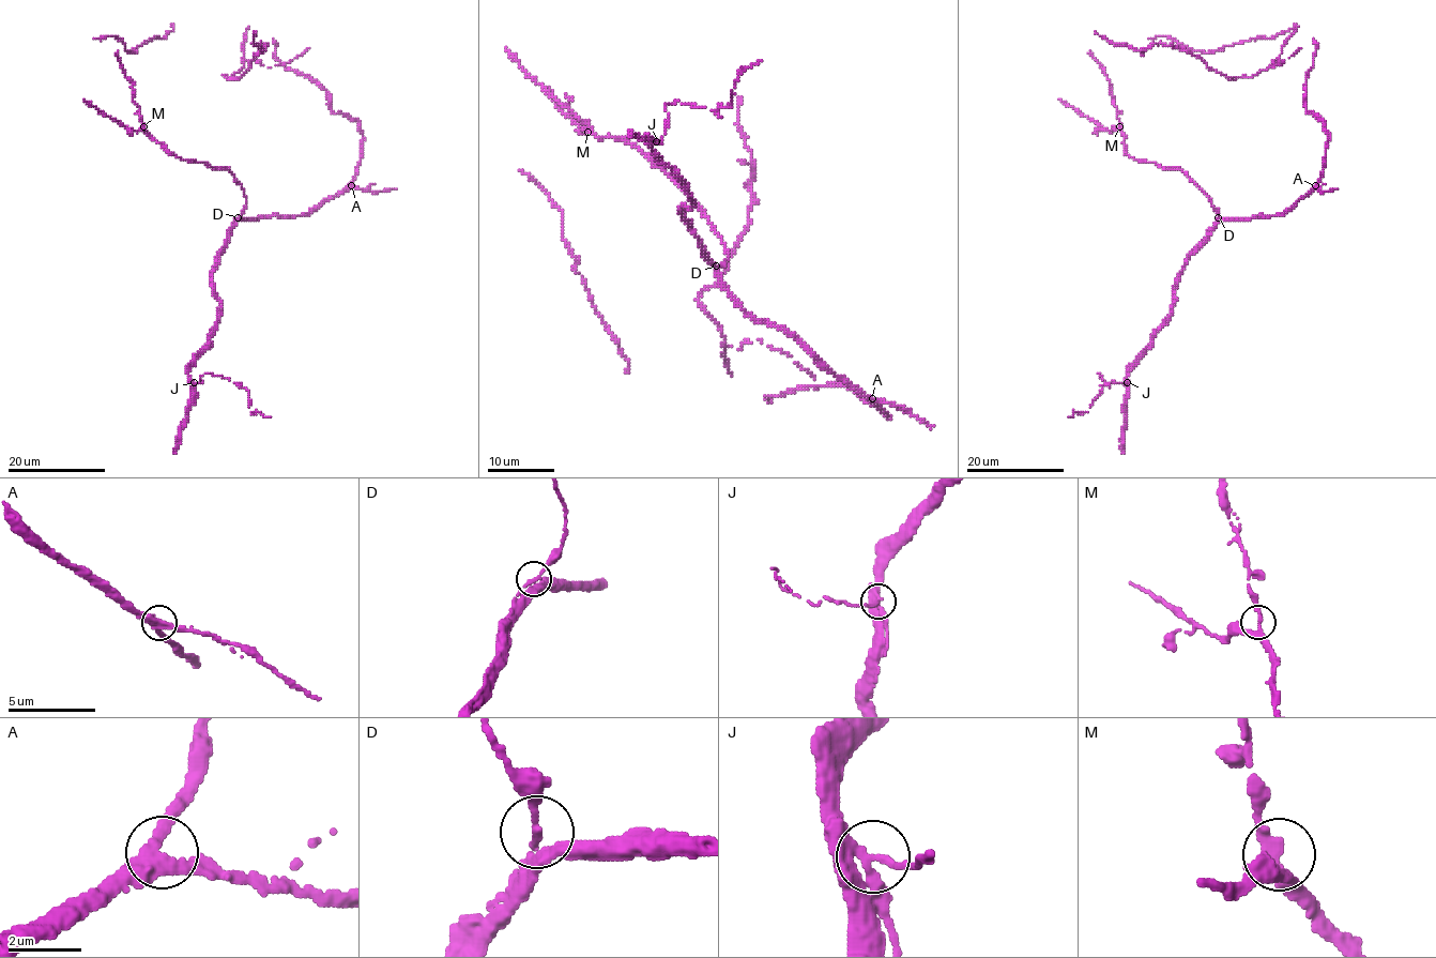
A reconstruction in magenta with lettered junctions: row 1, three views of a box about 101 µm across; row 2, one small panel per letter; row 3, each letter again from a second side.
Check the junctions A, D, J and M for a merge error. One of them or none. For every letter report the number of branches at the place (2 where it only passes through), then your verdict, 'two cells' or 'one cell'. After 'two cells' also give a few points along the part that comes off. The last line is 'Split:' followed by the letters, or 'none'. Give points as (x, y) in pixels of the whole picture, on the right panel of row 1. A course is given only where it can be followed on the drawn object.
A: branches 3; one cell
D: branches 2; one cell
J: branches 3; two cells; course (1127, 382), (1109, 383), (1098, 373), (1105, 383), (1103, 389), (1087, 411), (1068, 417)
M: branches 3; one cell
Split: J

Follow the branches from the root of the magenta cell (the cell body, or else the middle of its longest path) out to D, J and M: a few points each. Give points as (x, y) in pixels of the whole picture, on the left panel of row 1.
D: (294, 215), (238, 217)
J: (294, 215), (243, 218), (232, 228), (213, 272), (219, 321), (188, 371), (194, 382)
M: (294, 215), (238, 219), (245, 206), (245, 196), (229, 170), (178, 157), (143, 126)

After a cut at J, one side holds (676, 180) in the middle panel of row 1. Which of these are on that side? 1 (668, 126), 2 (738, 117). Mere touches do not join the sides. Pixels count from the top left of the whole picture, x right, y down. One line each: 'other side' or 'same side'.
1: other side
2: same side

